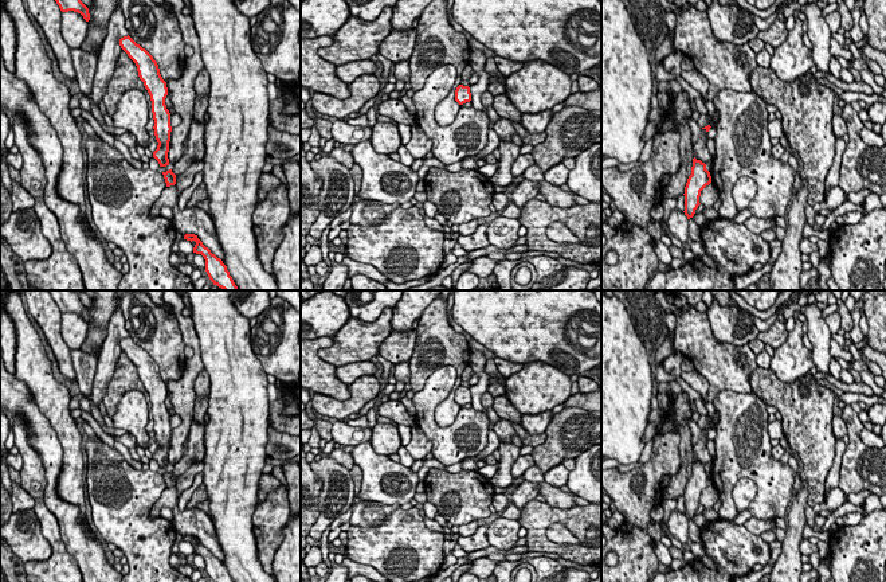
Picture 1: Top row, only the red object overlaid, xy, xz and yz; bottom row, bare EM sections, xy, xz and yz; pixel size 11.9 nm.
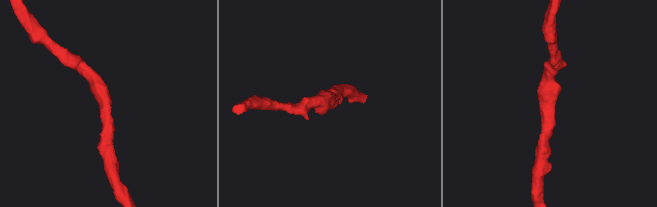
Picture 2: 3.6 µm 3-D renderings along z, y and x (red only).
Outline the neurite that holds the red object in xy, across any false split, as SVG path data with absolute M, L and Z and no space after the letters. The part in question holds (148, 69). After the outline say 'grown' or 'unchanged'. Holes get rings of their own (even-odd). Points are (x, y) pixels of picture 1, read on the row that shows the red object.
M129 35L119 39L119 46L136 63L138 77L150 95L154 120L153 129L158 142L153 157L158 161L160 167L166 167L169 165L168 152L172 132L170 113L165 105L165 98L168 95L166 82L162 79L158 65L153 56Z | unchanged

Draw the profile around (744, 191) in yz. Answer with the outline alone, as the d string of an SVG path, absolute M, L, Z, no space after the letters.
M742 176L737 180L733 187L733 198L738 212L749 207L750 202L756 196L756 192L757 184L753 179Z

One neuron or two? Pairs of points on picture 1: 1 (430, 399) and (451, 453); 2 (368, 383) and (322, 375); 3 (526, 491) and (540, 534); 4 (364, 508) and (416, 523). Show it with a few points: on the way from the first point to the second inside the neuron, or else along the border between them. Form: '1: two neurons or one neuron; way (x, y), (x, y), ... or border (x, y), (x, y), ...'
1: one neuron; way (428, 413), (428, 426), (438, 440)
2: two neurons; border (317, 393), (337, 399), (351, 397)
3: two neurons; border (534, 497), (521, 511)
4: two neurons; border (399, 507), (381, 523), (359, 527)

